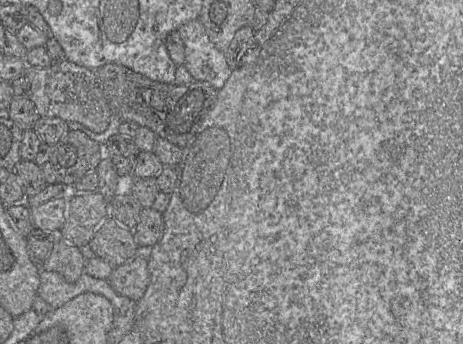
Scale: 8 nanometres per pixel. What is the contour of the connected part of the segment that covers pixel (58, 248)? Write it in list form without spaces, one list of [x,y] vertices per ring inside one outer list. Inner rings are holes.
[[[58,239],[41,269],[59,273],[66,282],[75,283],[86,272],[86,261],[80,248]]]

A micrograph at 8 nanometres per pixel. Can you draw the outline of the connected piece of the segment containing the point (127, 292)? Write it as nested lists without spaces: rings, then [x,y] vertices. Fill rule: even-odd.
[[[137,254],[129,261],[114,267],[108,282],[116,293],[138,302],[150,283],[146,255]]]

